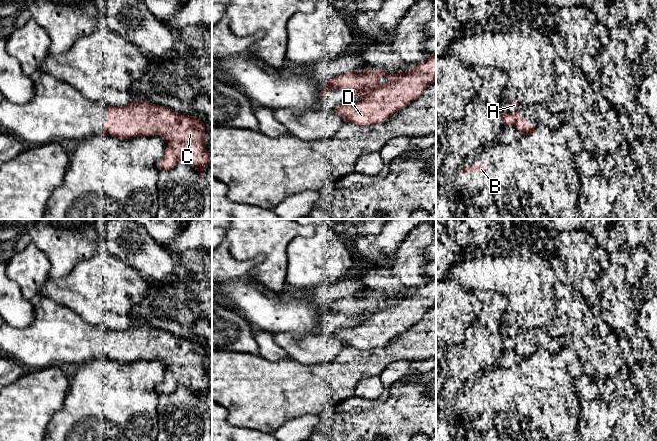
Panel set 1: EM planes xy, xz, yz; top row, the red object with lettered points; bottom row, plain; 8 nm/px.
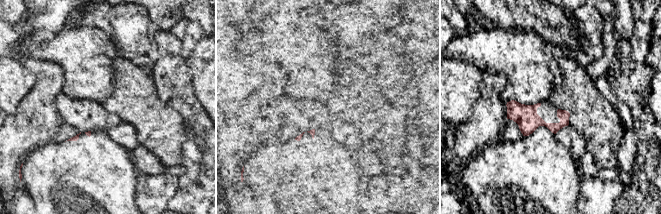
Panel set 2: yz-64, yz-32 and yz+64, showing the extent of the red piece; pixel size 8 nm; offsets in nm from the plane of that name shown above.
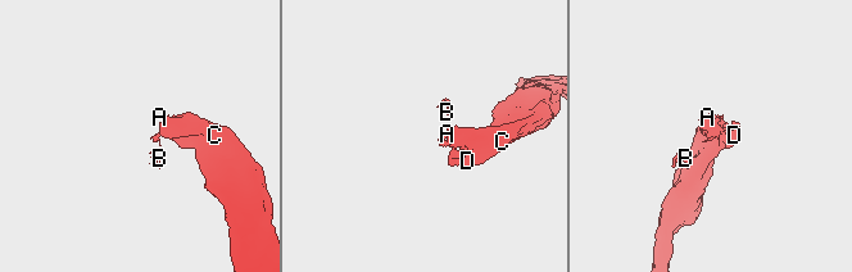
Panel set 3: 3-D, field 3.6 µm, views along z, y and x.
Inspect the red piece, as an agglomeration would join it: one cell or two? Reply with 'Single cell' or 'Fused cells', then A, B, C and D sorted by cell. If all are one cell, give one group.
Fused cells. Groups: A C D / B

